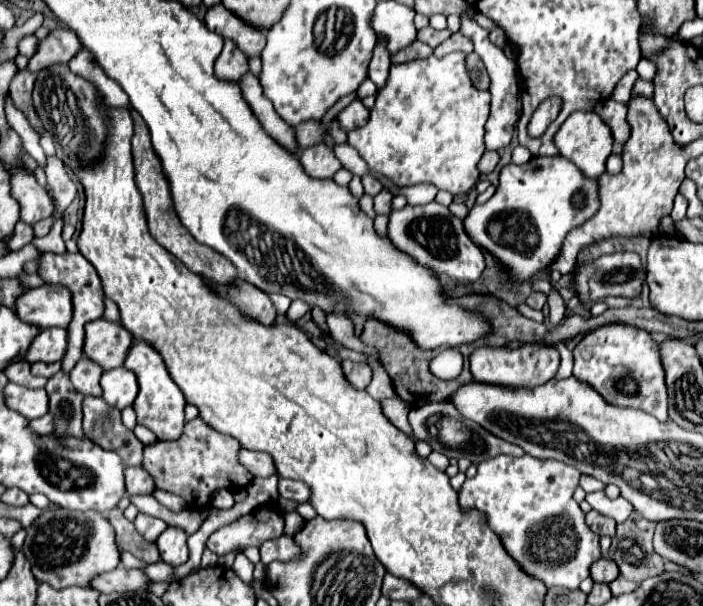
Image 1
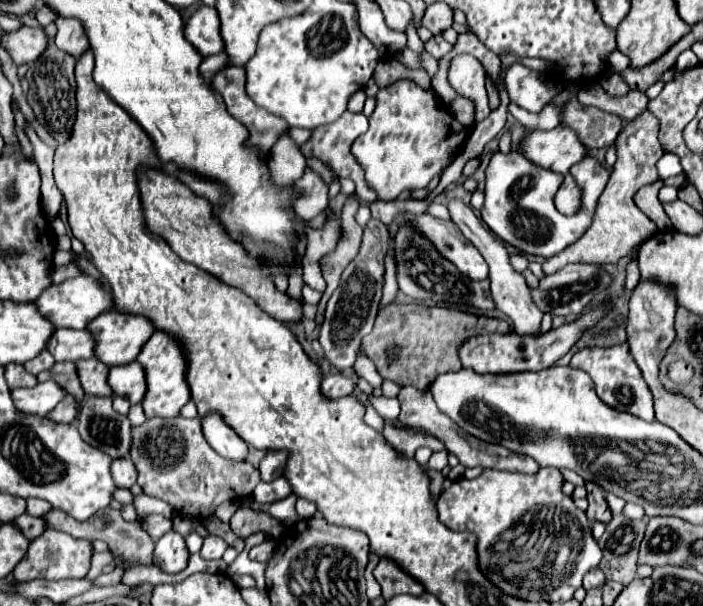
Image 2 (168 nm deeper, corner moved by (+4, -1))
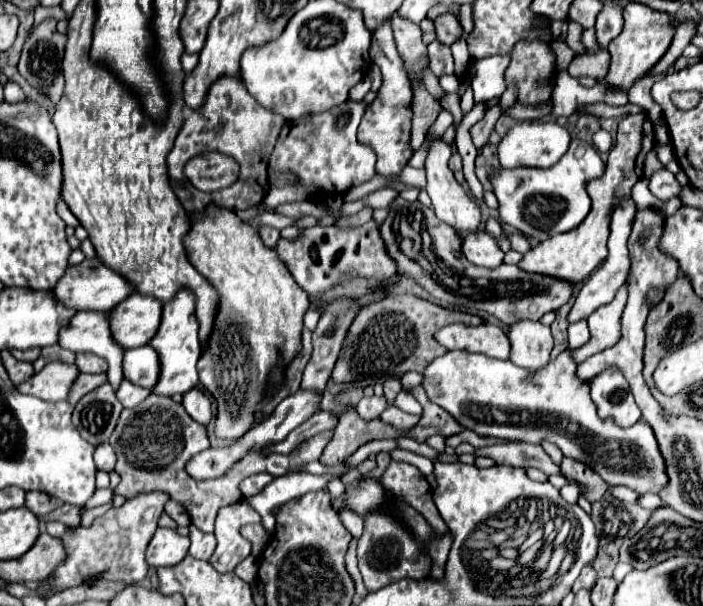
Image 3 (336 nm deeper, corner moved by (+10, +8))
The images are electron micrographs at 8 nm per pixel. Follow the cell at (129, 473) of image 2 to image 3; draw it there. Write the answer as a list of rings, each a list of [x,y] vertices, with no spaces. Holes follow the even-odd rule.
[[[108,443],[98,445],[94,451],[94,463],[98,465],[98,469],[110,473],[114,469],[114,449]]]

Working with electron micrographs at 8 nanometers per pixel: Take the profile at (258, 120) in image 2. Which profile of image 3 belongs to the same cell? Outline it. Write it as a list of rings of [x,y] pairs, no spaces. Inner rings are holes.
[[[222,77],[222,81],[216,81],[210,87],[210,93],[206,97],[206,103],[194,111],[186,111],[184,125],[176,137],[174,149],[168,155],[168,173],[170,183],[174,185],[174,191],[178,193],[178,199],[186,207],[188,213],[202,213],[208,205],[218,205],[224,209],[250,209],[266,197],[270,191],[268,183],[268,159],[276,145],[276,139],[280,135],[280,129],[284,125],[284,117],[278,117],[276,113],[270,113],[268,109],[262,109],[258,101],[246,91],[244,83],[234,77]],[[220,151],[224,155],[234,157],[240,163],[240,179],[222,191],[204,193],[198,191],[186,177],[184,177],[184,165],[190,157]]]

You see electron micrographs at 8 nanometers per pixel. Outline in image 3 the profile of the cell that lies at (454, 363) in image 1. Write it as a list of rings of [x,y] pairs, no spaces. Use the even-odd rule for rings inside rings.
[[[586,319],[572,323],[568,329],[570,347],[534,375],[526,373],[526,369],[518,369],[512,361],[492,359],[482,353],[446,351],[424,369],[422,387],[432,403],[446,409],[452,417],[458,417],[460,425],[478,435],[492,435],[524,443],[540,443],[546,439],[556,443],[566,457],[588,463],[608,485],[626,485],[636,489],[640,495],[660,489],[666,483],[666,475],[652,429],[644,421],[638,421],[628,429],[614,427],[612,421],[598,421],[598,415],[594,415],[594,401],[588,393],[590,389],[576,377],[576,363],[570,357],[572,349],[588,343],[590,339]],[[574,427],[582,429],[582,433],[574,433]],[[586,433],[600,443],[616,441],[618,445],[628,445],[630,451],[636,453],[638,461],[632,463],[632,467],[616,467],[608,465],[604,459],[580,459],[582,441],[578,441],[578,437],[584,437]]]

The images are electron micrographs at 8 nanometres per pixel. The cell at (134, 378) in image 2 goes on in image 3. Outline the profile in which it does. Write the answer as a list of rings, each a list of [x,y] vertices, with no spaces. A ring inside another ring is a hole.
[[[150,345],[128,349],[124,353],[124,377],[140,387],[152,389],[160,377],[158,353],[154,353]]]

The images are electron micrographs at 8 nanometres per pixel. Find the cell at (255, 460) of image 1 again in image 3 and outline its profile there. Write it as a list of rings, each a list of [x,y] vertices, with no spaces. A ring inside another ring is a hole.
[[[190,389],[190,391],[186,391],[186,393],[182,395],[182,407],[186,409],[186,413],[188,413],[194,421],[198,421],[198,423],[202,423],[202,425],[206,425],[206,423],[210,421],[210,417],[212,417],[210,401],[208,401],[208,397],[206,397],[200,389]]]

